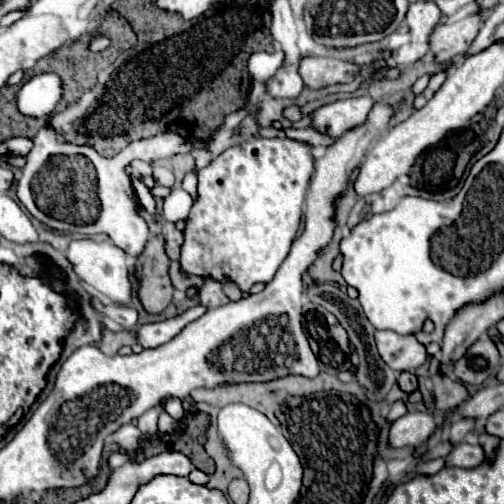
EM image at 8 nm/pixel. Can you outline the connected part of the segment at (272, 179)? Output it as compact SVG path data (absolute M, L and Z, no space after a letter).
M254 137L240 145L232 145L220 155L212 157L210 165L198 169L198 197L194 199L190 215L186 217L184 243L180 247L182 273L208 277L220 283L232 281L246 293L254 283L268 283L290 251L312 173L314 163L310 147L286 137Z

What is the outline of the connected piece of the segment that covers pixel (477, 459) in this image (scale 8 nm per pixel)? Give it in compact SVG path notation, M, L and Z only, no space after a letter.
M458 443L446 457L448 467L476 467L484 461L484 451L480 445L470 445L470 443Z

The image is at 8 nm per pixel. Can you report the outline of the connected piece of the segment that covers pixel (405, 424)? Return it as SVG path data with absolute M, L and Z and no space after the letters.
M408 411L404 417L396 419L388 433L388 447L416 447L426 441L436 429L436 421L430 413Z

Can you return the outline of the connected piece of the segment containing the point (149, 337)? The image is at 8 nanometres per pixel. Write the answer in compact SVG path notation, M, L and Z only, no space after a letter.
M198 305L198 307L192 307L192 309L188 309L186 313L174 317L174 319L166 319L166 321L160 321L160 323L140 325L140 327L134 329L136 339L138 339L138 343L140 343L144 349L148 349L148 347L158 347L160 343L166 343L168 339L172 339L174 335L178 335L184 325L188 325L188 323L194 321L194 319L198 319L204 311L206 311L206 307Z

